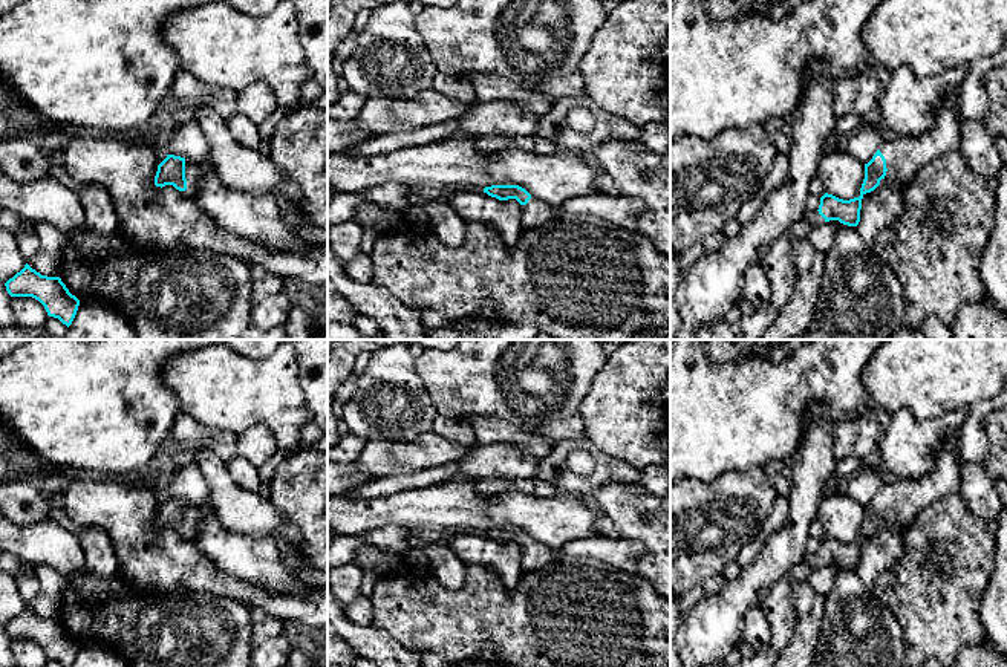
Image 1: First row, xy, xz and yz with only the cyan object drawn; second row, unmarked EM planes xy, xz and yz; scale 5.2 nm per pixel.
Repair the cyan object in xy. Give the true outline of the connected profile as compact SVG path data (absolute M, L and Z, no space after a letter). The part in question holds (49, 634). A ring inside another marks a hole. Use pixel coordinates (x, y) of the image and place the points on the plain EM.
M28 606L6 626L11 639L32 639L38 643L49 659L58 661L63 667L72 667L80 643L69 635L60 620L41 618Z

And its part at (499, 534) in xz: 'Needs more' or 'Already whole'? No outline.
Needs more

